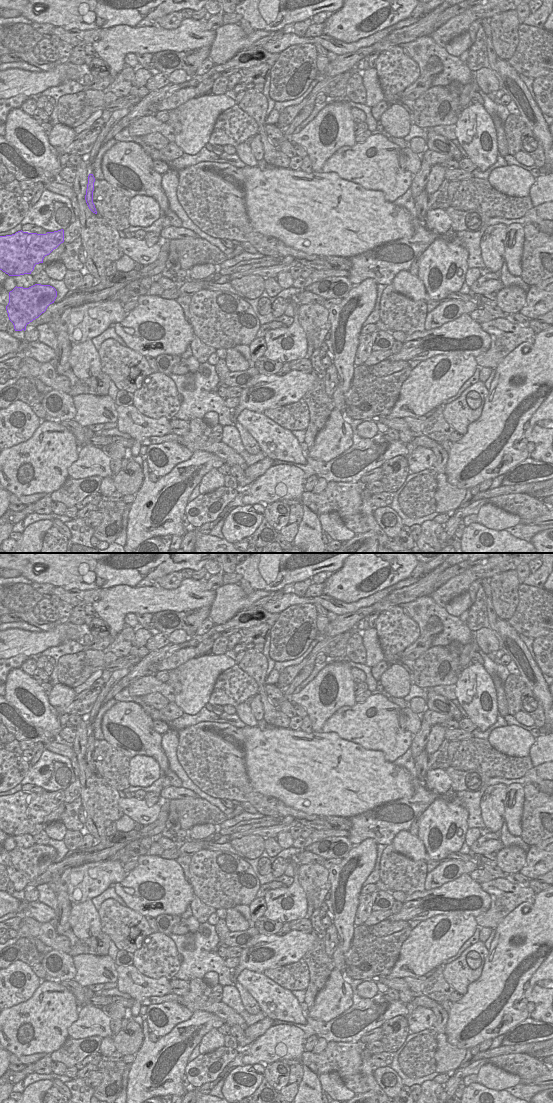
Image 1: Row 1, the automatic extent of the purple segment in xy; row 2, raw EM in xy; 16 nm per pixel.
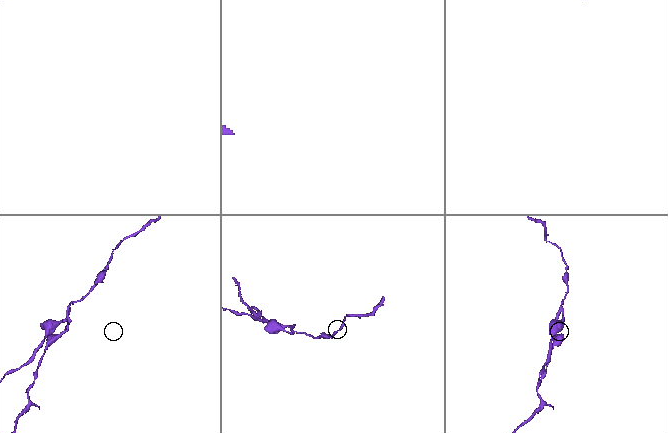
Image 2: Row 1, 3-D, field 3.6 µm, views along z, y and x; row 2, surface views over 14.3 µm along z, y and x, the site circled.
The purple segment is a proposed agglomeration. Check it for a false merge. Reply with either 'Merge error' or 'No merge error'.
Merge error

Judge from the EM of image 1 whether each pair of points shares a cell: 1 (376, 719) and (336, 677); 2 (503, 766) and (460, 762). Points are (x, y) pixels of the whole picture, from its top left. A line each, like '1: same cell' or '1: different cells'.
1: different cells
2: same cell

